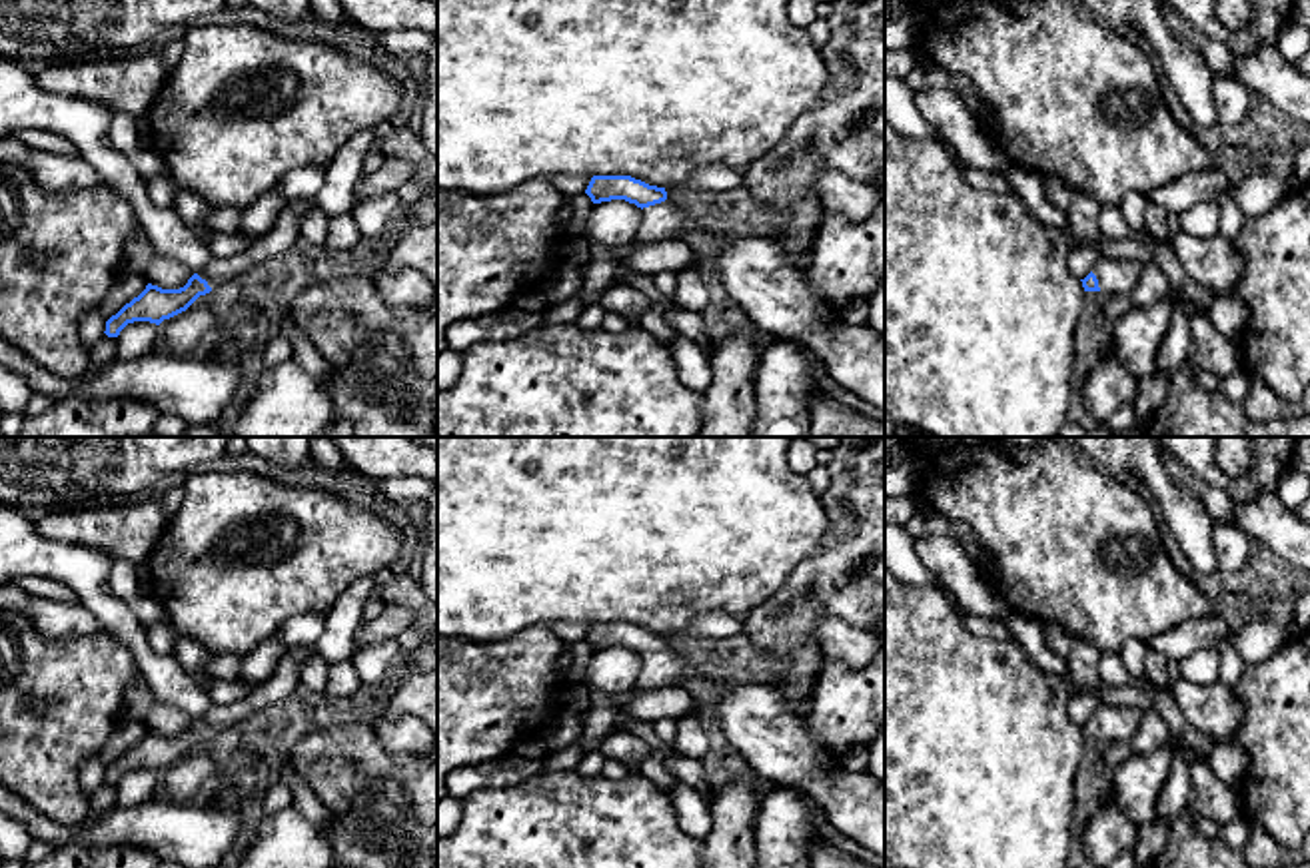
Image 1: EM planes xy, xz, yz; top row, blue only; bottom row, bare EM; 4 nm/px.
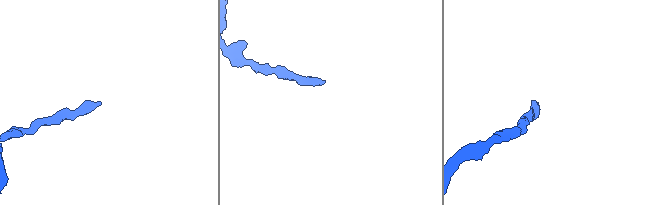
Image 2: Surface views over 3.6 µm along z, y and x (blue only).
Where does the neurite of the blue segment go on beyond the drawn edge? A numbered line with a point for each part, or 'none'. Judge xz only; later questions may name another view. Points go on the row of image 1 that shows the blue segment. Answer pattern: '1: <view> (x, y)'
1: xz (659, 222)

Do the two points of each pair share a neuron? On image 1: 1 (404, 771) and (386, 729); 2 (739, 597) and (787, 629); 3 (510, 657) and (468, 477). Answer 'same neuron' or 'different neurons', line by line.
1: different neurons
2: different neurons
3: different neurons

